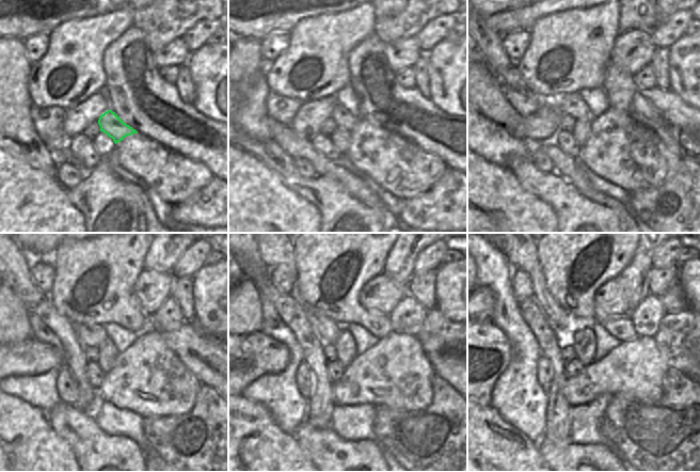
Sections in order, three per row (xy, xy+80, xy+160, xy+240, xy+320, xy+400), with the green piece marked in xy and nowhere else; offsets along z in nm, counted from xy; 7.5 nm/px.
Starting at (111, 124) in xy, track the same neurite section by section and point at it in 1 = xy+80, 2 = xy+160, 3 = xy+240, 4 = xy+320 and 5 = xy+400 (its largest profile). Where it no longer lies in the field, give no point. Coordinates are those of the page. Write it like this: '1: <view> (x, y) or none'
1: xy+80 (343, 118)
2: xy+160 (572, 104)
3: xy+240 (92, 334)
4: xy+320 (273, 254)
5: xy+400 (522, 254)

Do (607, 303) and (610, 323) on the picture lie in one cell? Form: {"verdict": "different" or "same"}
{"verdict": "different"}

